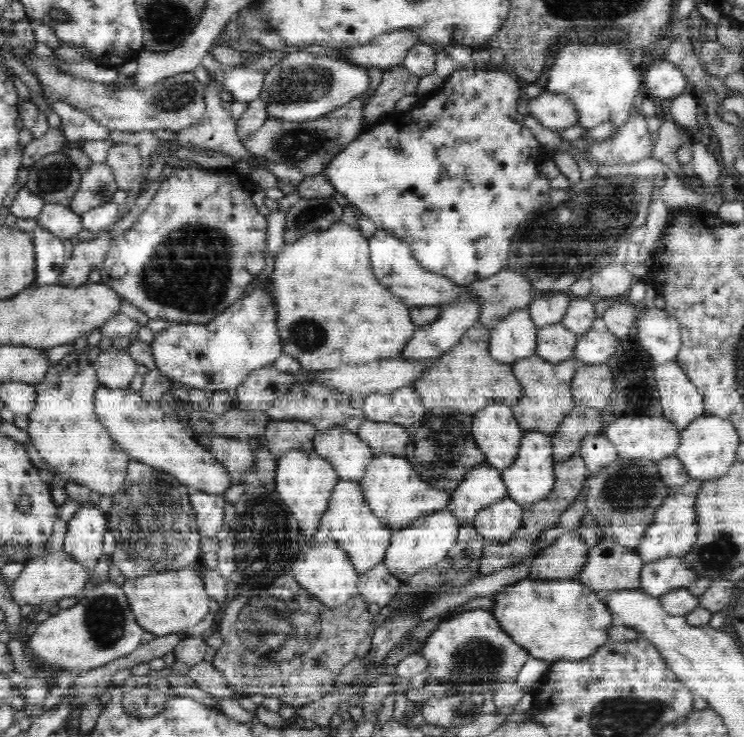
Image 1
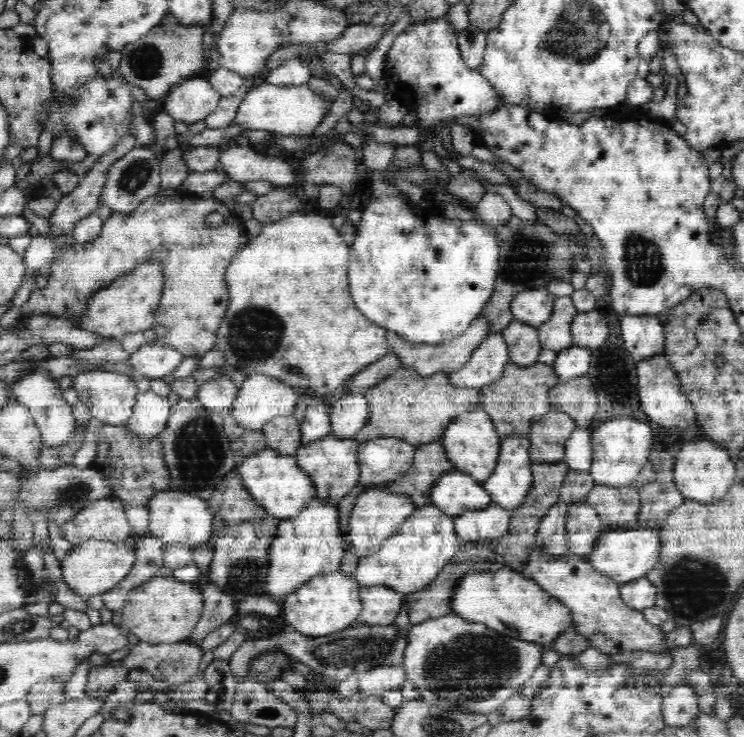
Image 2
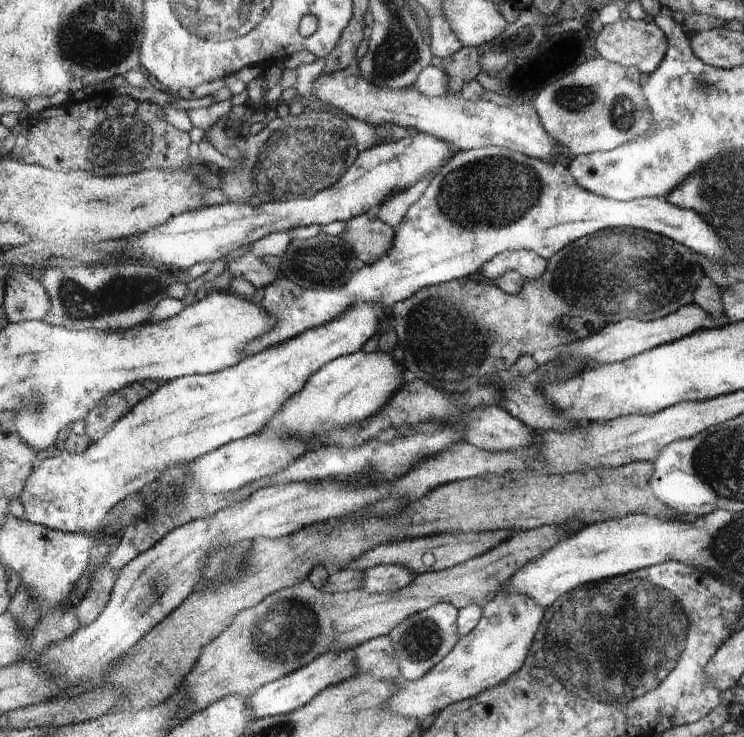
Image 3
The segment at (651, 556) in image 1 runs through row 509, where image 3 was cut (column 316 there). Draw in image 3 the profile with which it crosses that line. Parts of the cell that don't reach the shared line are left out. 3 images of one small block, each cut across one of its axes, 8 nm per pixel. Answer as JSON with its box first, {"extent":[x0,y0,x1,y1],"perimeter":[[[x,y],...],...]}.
{"extent":[245,649,359,719],"perimeter":[[[352,649],[322,654],[302,669],[267,683],[245,700],[245,704],[251,708],[253,718],[256,719],[288,714],[304,706],[306,702],[310,702],[324,689],[352,678],[354,672],[359,672],[359,668],[356,663],[356,654],[352,654]]]}

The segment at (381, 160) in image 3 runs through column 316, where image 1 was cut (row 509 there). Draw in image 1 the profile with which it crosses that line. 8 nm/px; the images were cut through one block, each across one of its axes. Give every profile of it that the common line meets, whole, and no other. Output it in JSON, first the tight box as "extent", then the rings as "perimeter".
{"extent":[189,491,224,536],"perimeter":[[[192,491],[189,499],[197,516],[198,532],[202,536],[216,536],[224,523],[224,495]]]}

